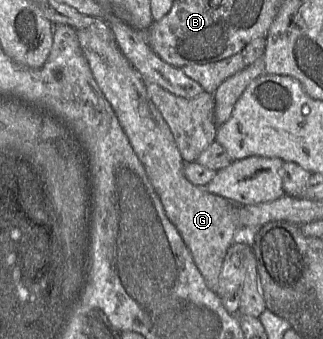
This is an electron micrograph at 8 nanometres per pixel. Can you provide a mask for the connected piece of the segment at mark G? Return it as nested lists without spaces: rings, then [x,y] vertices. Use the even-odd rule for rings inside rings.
[[[96,19],[90,26],[75,30],[93,76],[143,164],[166,216],[190,250],[206,285],[216,293],[227,250],[241,236],[233,222],[233,207],[242,204],[209,193],[206,186],[194,185],[186,179],[185,162],[168,124],[150,99],[143,78],[119,49],[106,22]]]

